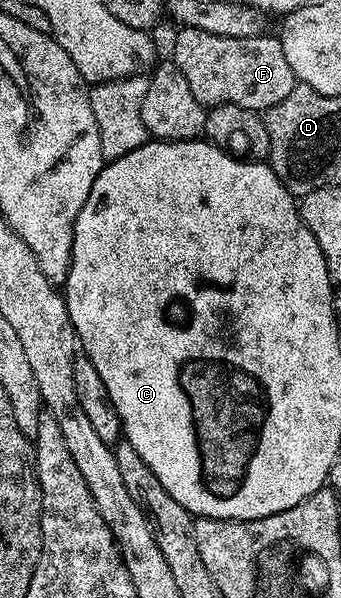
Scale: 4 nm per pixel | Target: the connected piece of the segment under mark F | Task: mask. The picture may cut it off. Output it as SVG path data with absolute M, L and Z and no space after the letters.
M180 28L177 33L172 40L171 63L182 70L190 91L202 105L233 104L263 113L282 102L298 82L275 35L222 38L222 34L206 34L206 30L193 28Z

